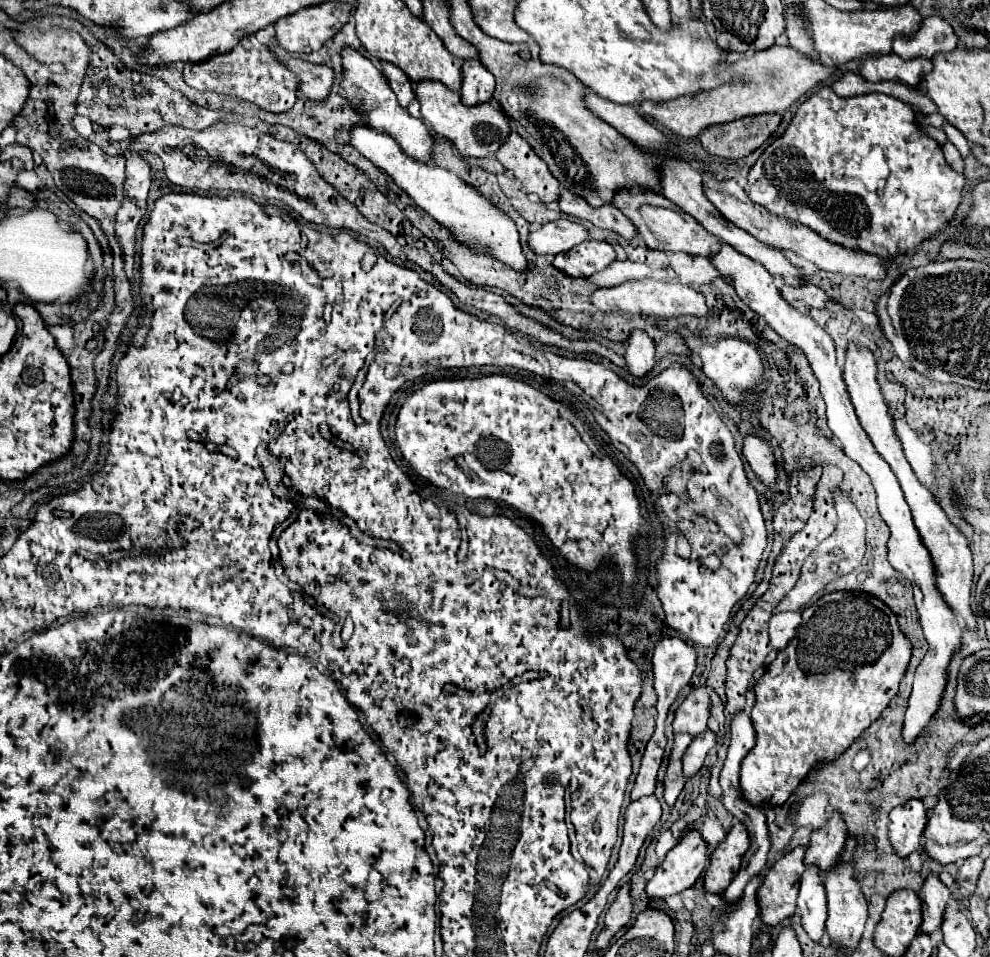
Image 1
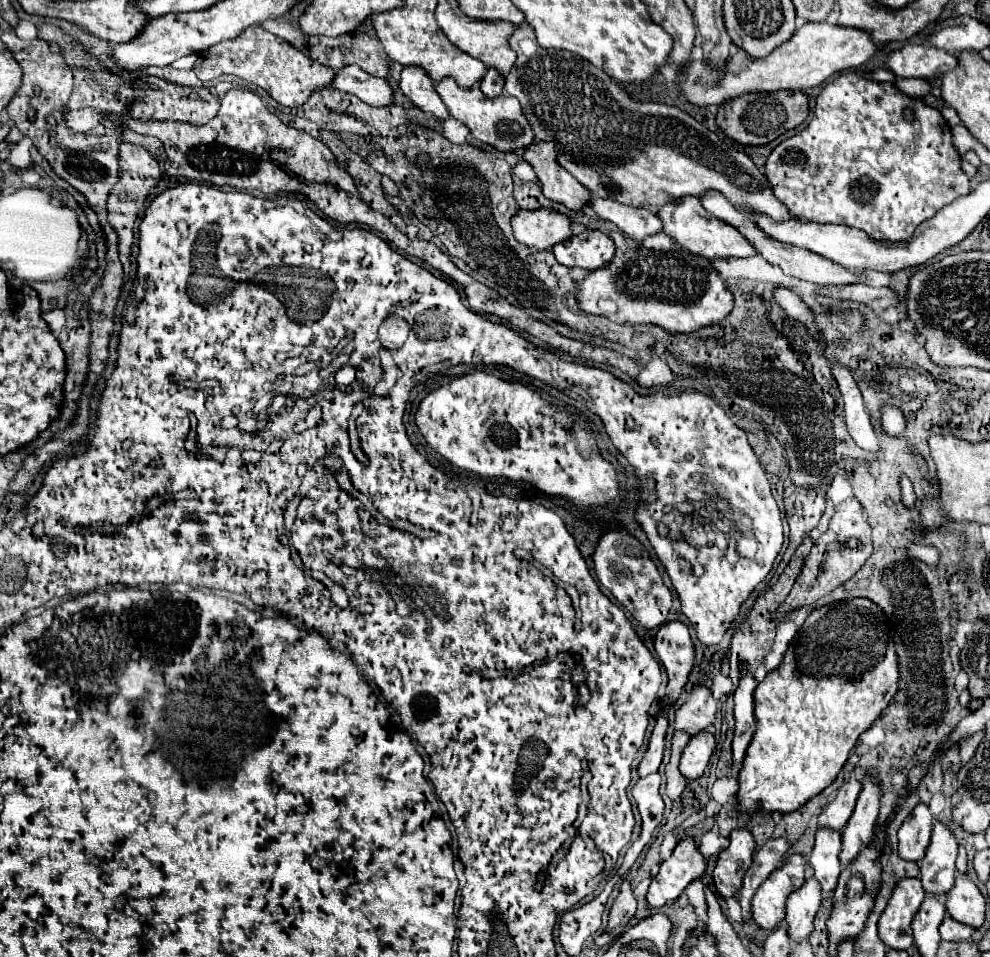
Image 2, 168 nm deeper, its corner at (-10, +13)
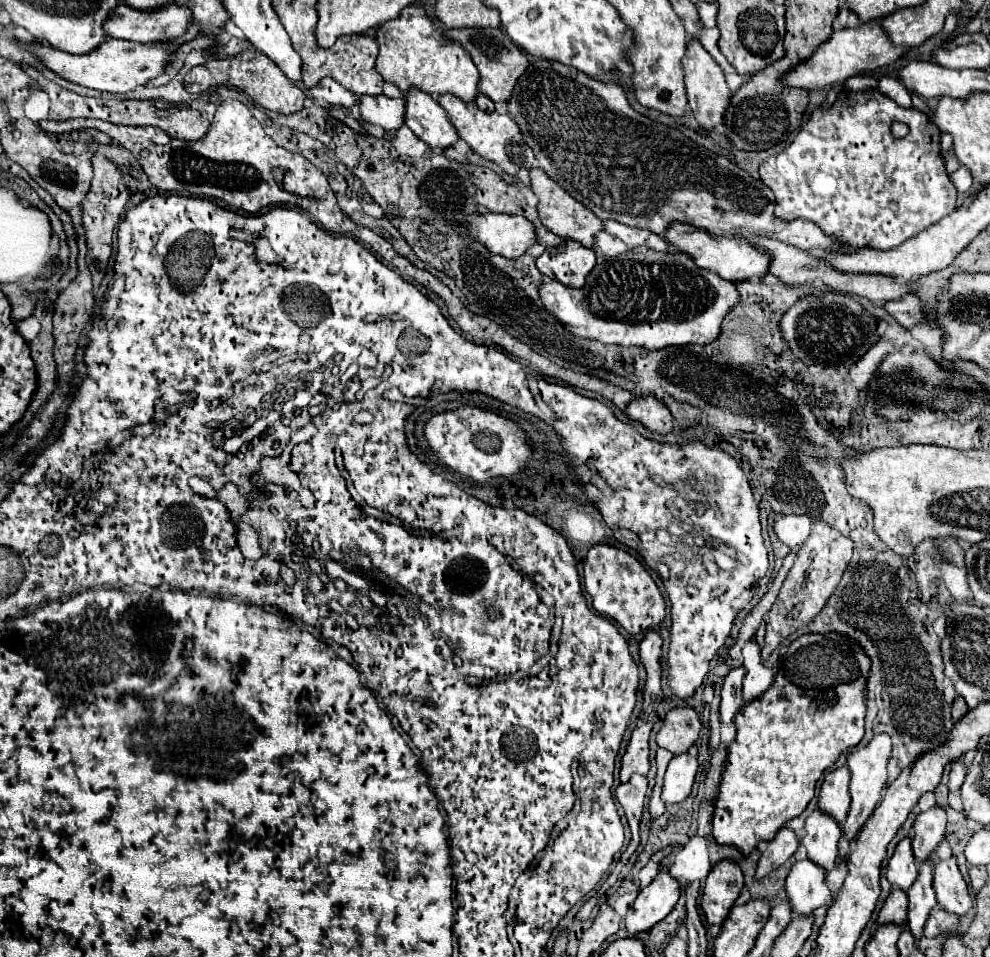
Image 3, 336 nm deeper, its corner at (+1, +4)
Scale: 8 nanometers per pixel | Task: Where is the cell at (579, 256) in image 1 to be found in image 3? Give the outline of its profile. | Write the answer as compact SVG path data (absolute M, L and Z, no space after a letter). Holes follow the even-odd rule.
M564 241L558 247L548 247L536 259L536 267L542 275L560 281L566 287L584 287L584 281L594 265L594 249L584 247L576 241Z

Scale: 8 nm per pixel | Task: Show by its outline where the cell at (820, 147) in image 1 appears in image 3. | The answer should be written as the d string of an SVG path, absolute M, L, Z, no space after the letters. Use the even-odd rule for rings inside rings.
M840 91L830 107L820 105L798 131L790 147L760 165L760 179L776 195L776 215L784 221L810 219L840 245L894 249L906 239L938 223L956 209L956 187L952 185L940 149L940 129L922 111L904 109L880 91ZM902 121L910 127L904 139L894 139L890 125Z

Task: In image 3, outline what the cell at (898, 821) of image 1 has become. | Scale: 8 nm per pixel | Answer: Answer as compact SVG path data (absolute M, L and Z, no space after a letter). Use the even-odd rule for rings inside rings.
M904 837L896 845L896 851L890 857L890 861L888 861L886 879L890 881L892 887L908 889L914 883L916 877L918 877L918 869L916 869L914 855L912 855L912 839Z

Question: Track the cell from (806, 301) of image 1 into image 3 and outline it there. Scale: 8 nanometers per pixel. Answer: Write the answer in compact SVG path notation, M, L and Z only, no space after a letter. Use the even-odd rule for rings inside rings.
M906 295L904 299L896 299L896 301L888 301L884 303L884 309L906 329L924 323L924 315L922 315L922 305L914 295Z

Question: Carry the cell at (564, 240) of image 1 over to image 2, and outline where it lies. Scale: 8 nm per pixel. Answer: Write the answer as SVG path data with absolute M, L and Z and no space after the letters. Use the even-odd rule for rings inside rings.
M551 208L519 210L513 216L511 228L517 236L517 242L537 250L549 250L571 236L569 218Z

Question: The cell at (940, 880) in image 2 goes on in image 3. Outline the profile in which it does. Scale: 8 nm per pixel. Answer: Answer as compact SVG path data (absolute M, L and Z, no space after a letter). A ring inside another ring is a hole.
M940 807L924 811L916 817L912 851L918 865L928 861L936 853L938 843L944 839L944 829L946 829L946 813Z

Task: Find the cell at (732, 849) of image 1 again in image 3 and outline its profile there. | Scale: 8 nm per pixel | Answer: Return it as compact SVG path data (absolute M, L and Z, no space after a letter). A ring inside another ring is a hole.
M722 859L712 867L702 897L702 909L710 925L720 925L726 919L742 885L744 875L734 861Z

